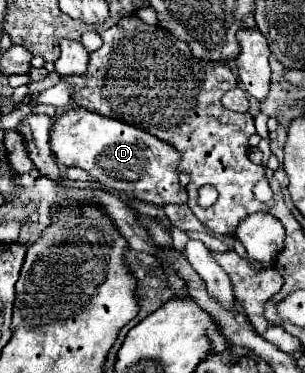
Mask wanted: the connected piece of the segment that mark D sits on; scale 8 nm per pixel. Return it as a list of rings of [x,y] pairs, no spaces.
[[[74,108],[58,118],[50,130],[50,148],[58,164],[78,166],[106,188],[126,192],[144,202],[178,202],[180,190],[186,190],[178,180],[178,152],[170,144],[162,144],[156,136],[126,122],[104,118],[84,108]]]

